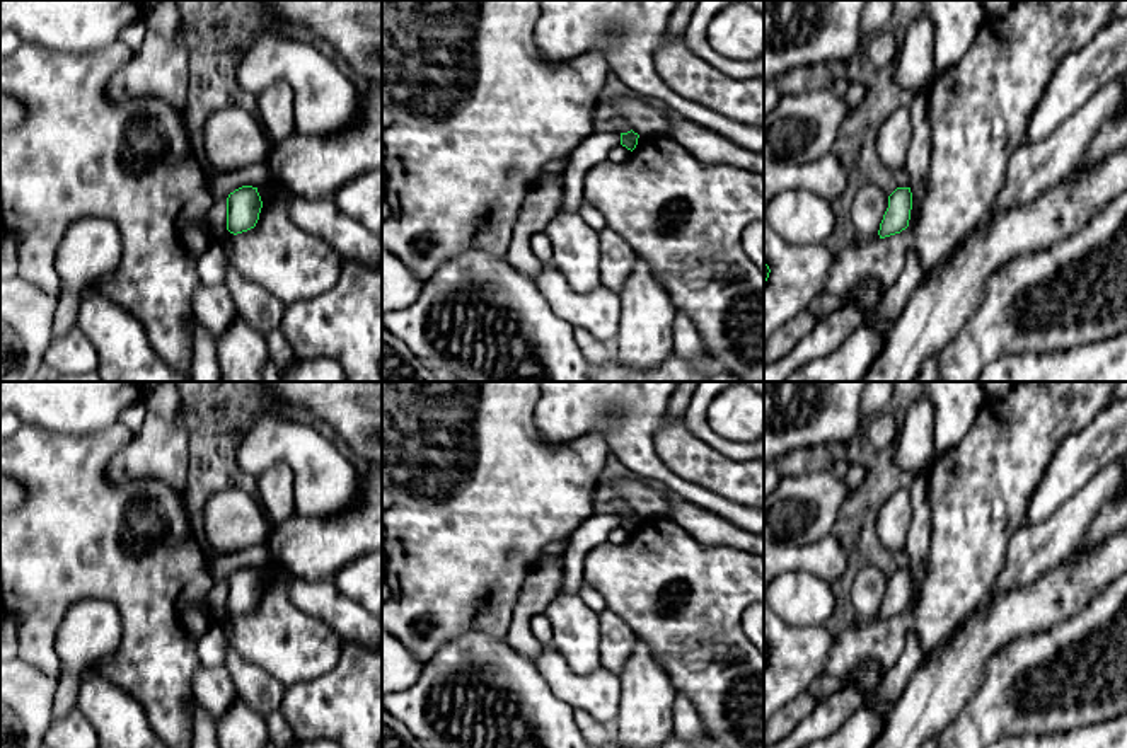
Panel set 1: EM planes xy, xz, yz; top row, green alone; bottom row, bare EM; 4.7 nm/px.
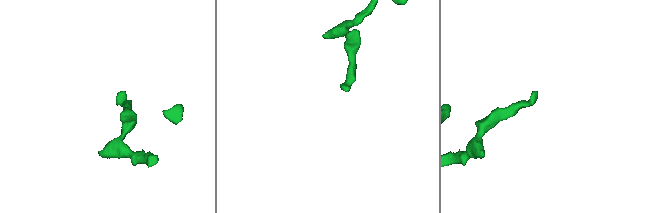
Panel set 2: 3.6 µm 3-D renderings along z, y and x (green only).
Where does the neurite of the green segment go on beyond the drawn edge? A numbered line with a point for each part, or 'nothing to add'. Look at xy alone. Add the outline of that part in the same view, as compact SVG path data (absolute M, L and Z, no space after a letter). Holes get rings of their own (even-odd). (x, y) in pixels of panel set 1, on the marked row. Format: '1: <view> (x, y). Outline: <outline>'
nothing to add

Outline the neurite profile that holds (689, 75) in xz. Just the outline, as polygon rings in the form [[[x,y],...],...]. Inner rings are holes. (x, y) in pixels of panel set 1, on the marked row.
[[[679,0],[670,14],[665,43],[655,53],[660,78],[677,94],[750,126],[764,126],[764,78],[738,80],[694,55],[682,34],[701,0]]]

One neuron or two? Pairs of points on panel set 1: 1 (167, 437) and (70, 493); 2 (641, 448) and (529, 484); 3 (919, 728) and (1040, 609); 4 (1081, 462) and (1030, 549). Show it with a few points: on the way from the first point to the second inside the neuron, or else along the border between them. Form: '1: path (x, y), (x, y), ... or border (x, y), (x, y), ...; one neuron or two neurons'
1: border (132, 438), (108, 466), (108, 477), (113, 483); two neurons
2: border (572, 442), (587, 433), (601, 431), (612, 452); two neurons
3: path (936, 692), (1005, 622); one neuron
4: border (1078, 489), (1049, 517), (1023, 527); two neurons

